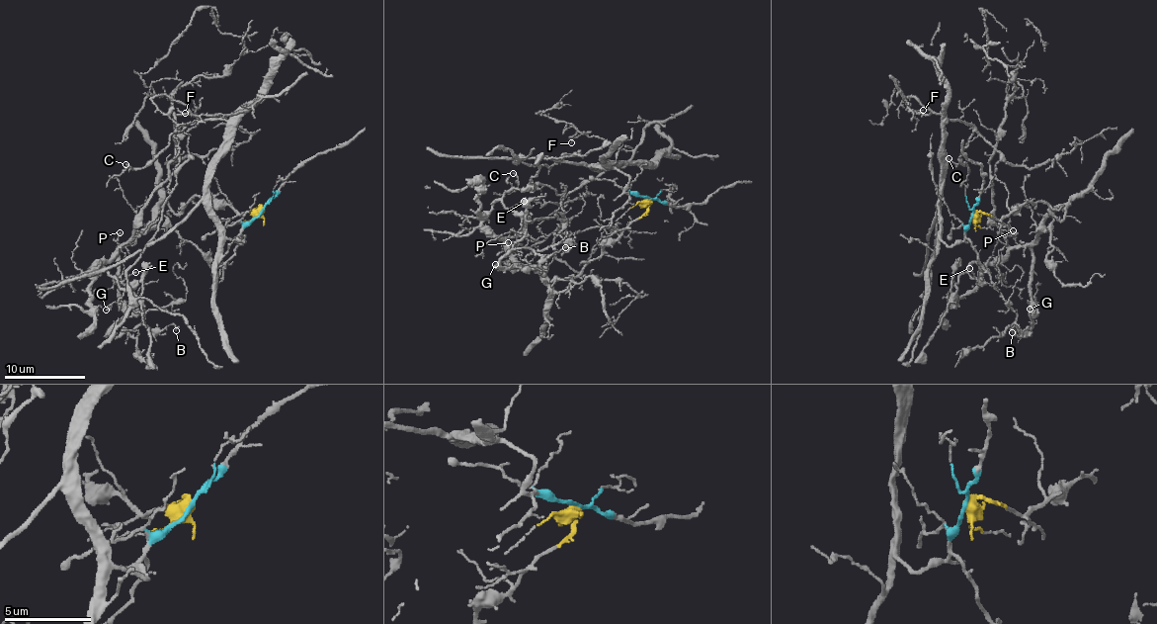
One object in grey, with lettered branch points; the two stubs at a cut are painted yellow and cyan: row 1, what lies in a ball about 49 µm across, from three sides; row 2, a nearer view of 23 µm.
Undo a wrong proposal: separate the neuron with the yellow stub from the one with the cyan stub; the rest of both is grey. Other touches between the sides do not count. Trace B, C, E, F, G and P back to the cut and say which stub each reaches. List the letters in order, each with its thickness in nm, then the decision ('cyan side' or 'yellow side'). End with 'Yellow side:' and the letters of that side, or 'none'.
B: 120 nm | yellow side
C: 130 nm | cyan side
E: 90 nm | yellow side
F: 90 nm | cyan side
G: 120 nm | yellow side
P: 160 nm | yellow side
Yellow side: B, E, G, P

